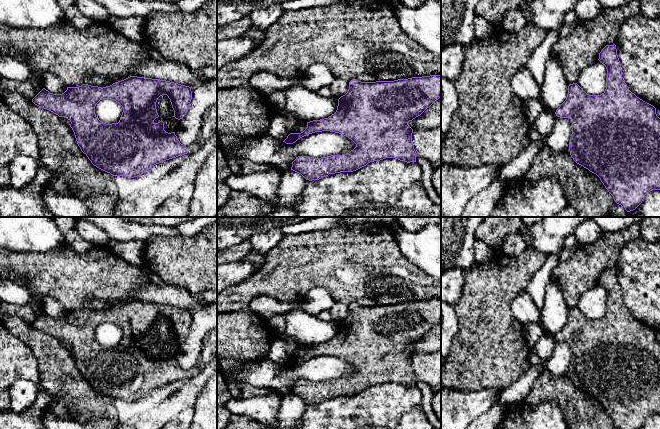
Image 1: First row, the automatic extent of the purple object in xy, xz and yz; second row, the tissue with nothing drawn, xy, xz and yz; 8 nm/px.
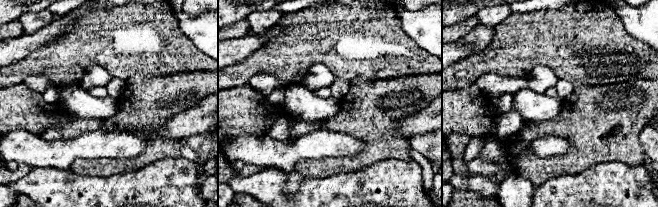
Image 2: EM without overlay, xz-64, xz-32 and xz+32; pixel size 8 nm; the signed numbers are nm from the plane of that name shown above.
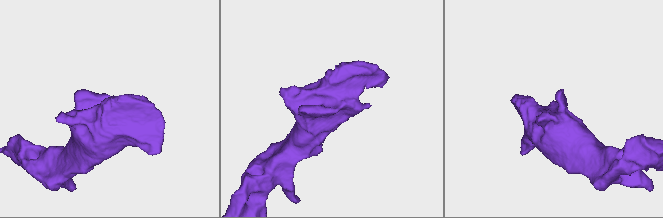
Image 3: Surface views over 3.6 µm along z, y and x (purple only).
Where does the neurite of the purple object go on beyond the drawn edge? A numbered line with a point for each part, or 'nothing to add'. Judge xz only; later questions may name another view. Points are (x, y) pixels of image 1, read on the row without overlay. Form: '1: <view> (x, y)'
nothing to add

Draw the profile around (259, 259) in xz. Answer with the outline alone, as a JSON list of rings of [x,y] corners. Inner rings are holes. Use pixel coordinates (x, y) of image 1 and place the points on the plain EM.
[[[250,251],[244,258],[244,262],[254,263],[260,268],[266,261],[267,255],[260,254],[255,251]]]

